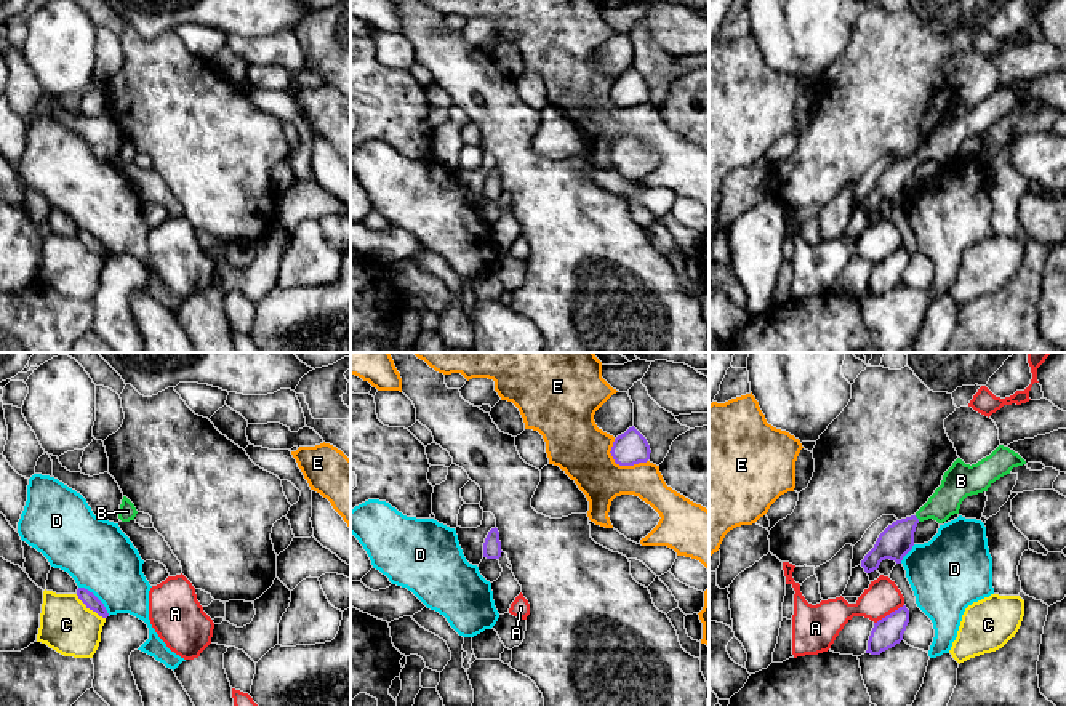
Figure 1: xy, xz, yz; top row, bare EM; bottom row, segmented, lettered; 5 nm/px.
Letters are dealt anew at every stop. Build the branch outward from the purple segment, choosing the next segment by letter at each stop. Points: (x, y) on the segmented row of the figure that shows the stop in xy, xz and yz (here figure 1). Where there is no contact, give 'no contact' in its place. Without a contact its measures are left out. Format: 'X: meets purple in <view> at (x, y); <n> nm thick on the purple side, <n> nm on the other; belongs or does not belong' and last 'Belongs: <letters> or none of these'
A: meets purple in yz at (890, 613); 150 nm thick on the purple side, 170 nm on the other; does not belong
B: meets purple in yz at (917, 519); 170 nm thick on the purple side, 150 nm on the other; belongs
C: meets purple in xy at (90, 609); 70 nm thick on the purple side, 280 nm on the other; does not belong
D: meets purple in xy at (96, 597); 70 nm thick on the purple side, 340 nm on the other; does not belong
E: meets purple in xz at (620, 465); 170 nm thick on the purple side, 280 nm on the other; does not belong
Belongs: B

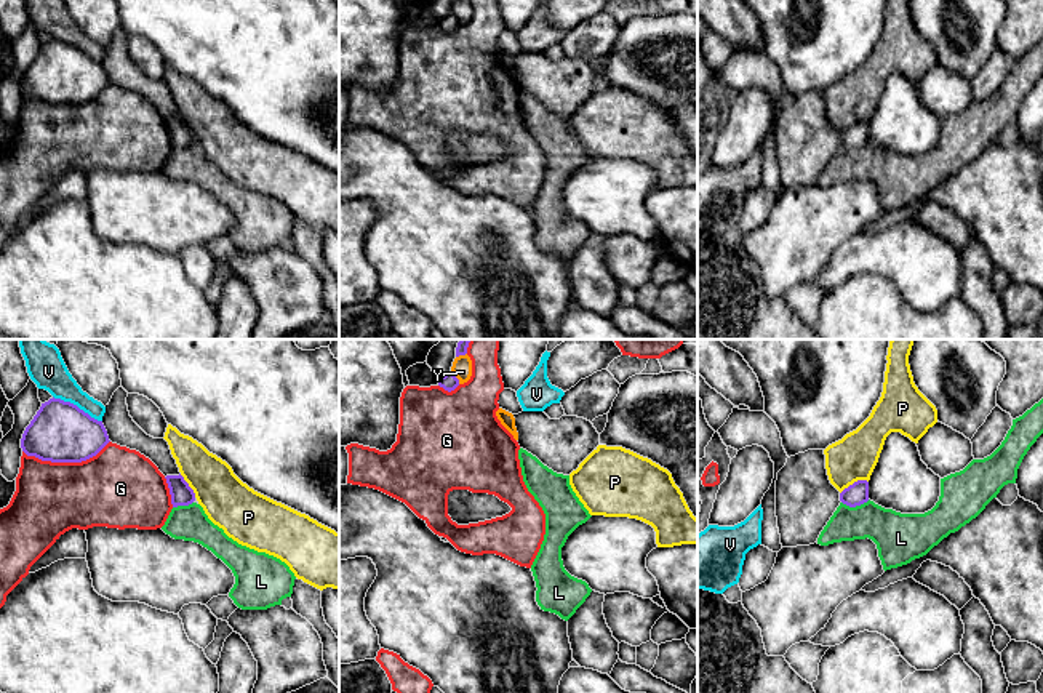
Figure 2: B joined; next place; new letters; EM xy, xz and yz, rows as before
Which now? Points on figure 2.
G: meets purple in xy at (66, 461); 300 nm thick on the purple side, 360 nm on the other; does not belong
L: meets purple in yz at (855, 506); 110 nm thick on the purple side, 220 nm on the other; does not belong
P: meets purple in yz at (855, 482); 110 nm thick on the purple side, 220 nm on the other; does not belong
V: meets purple in xy at (75, 405); 300 nm thick on the purple side, 190 nm on the other; does not belong
Y: meets purple in xz at (455, 376); 80 nm thick on the purple side, 100 nm on the other; does not belong
Belongs: none of these

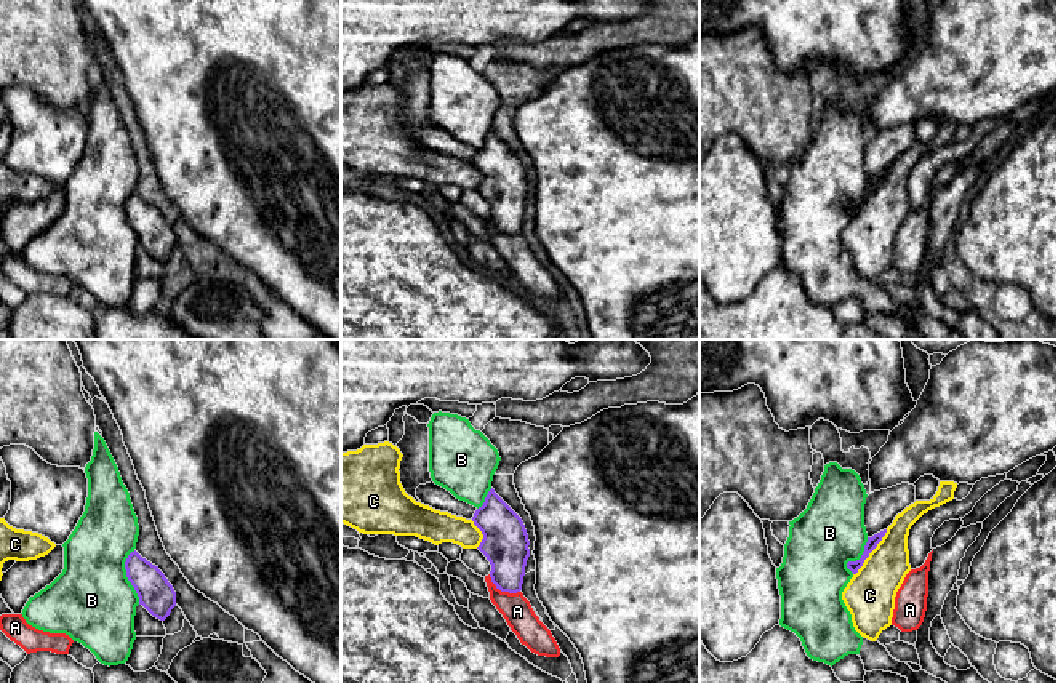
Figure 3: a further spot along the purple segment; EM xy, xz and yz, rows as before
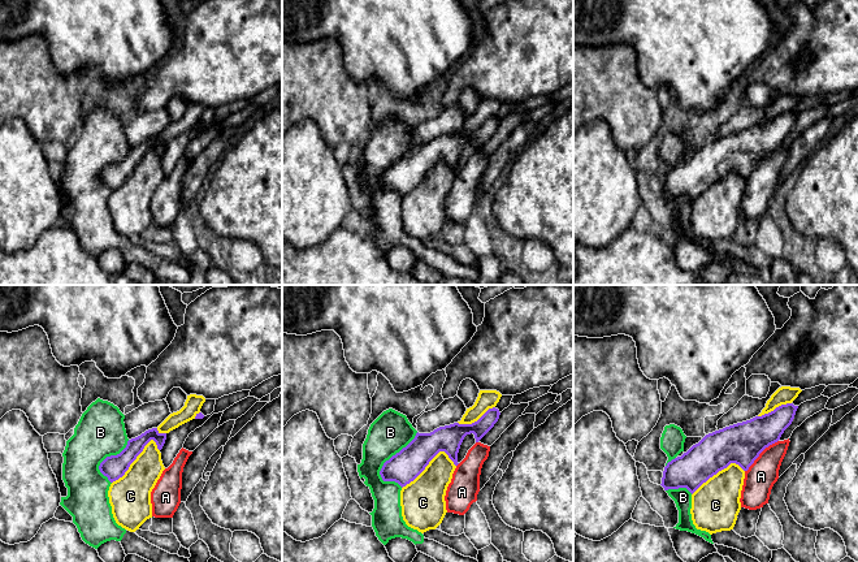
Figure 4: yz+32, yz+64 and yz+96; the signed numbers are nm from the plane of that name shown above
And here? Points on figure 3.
A: meets purple in xz at (503, 591); 240 nm thick on the purple side, 150 nm on the other; does not belong
B: meets purple in xy at (127, 576); 180 nm thick on the purple side, 420 nm on the other; belongs
C: meets purple in yz at (871, 551); 60 nm thick on the purple side, 260 nm on the other; does not belong
Belongs: B

